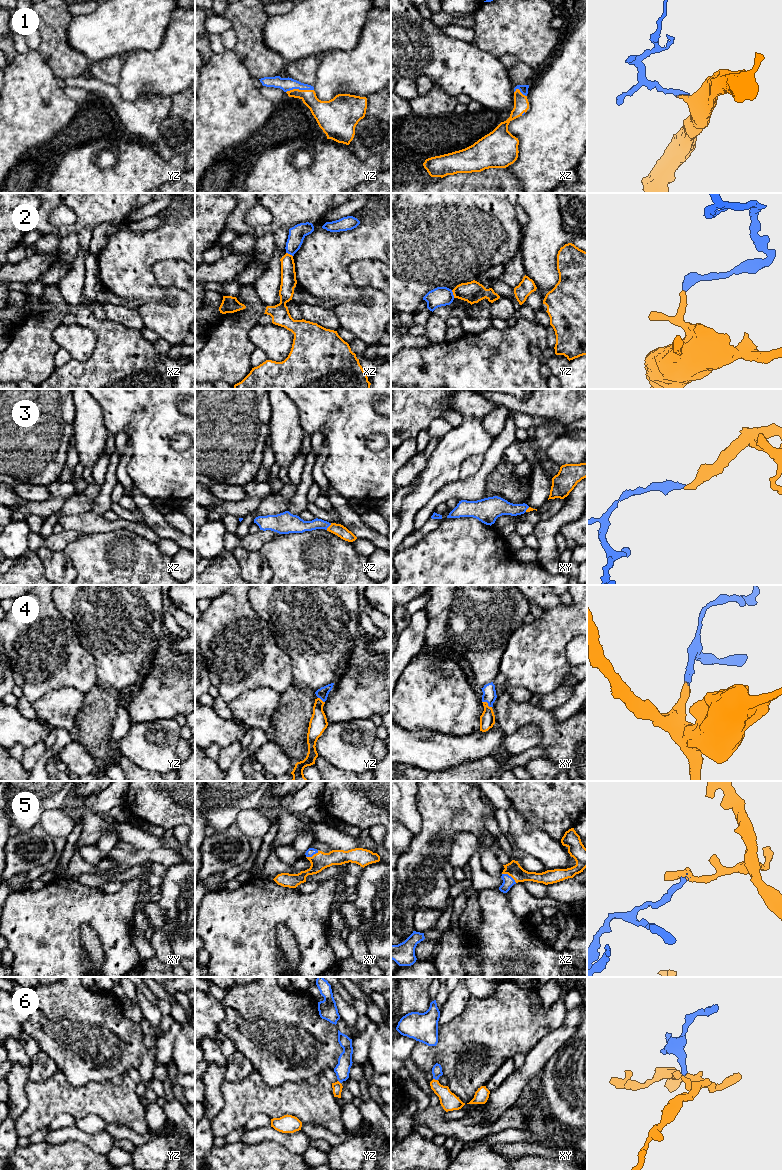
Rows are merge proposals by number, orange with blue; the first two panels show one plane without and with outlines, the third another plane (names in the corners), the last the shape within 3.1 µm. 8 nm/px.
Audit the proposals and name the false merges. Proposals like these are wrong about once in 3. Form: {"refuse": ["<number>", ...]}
{"refuse": ["2"]}

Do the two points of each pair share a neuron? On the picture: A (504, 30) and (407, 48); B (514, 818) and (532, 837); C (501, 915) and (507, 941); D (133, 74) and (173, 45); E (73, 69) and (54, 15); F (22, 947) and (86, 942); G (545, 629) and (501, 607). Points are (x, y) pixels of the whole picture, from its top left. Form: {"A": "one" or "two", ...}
{"A": "two", "B": "one", "C": "one", "D": "one", "E": "one", "F": "two", "G": "two"}

